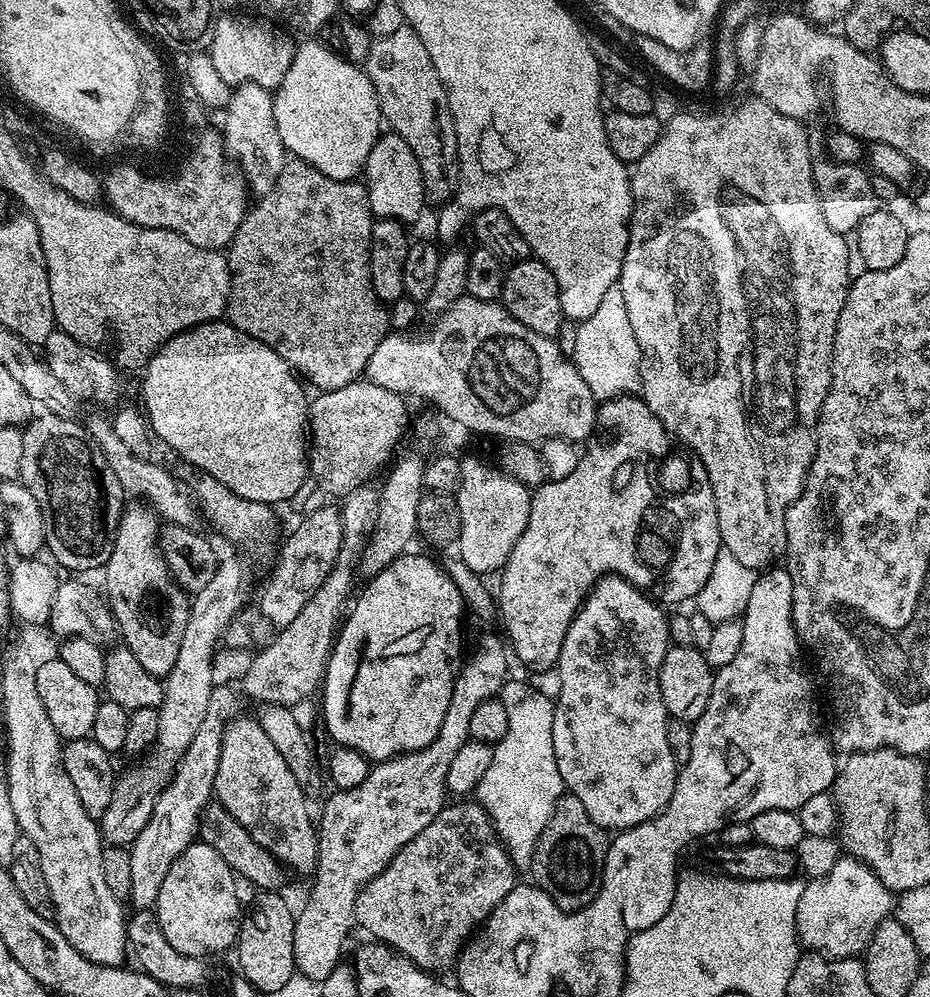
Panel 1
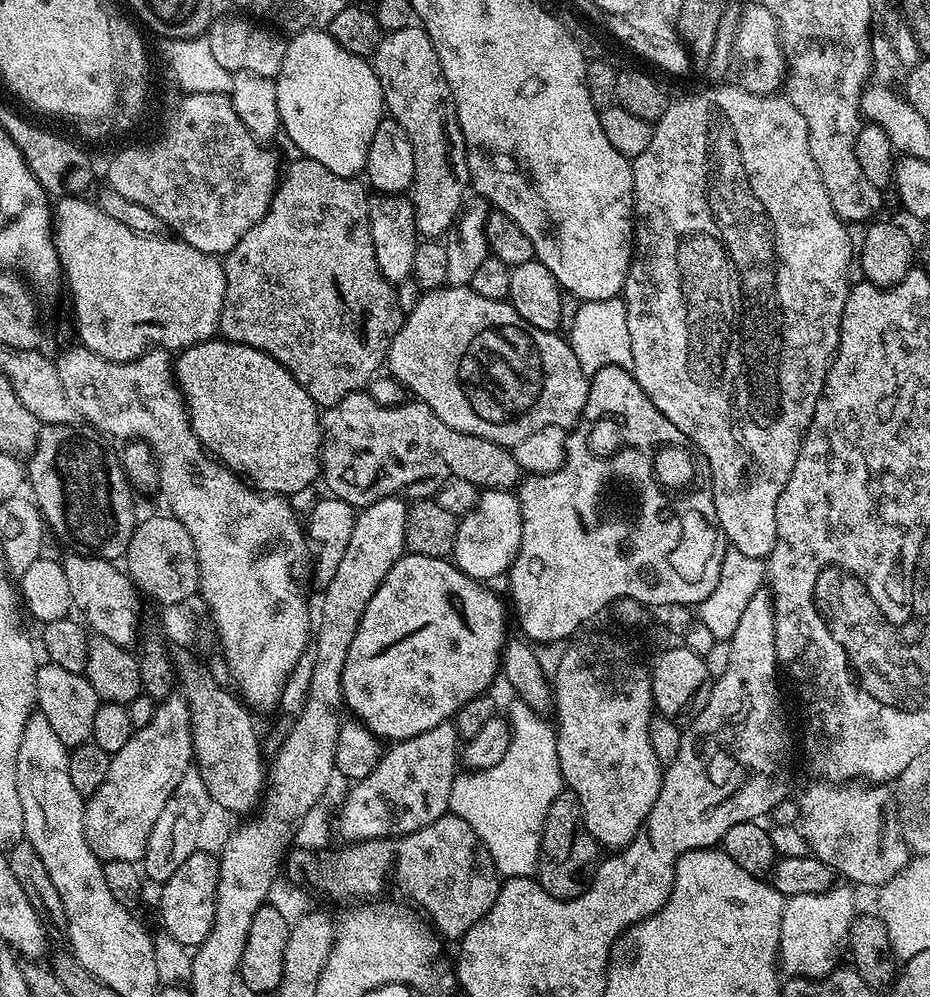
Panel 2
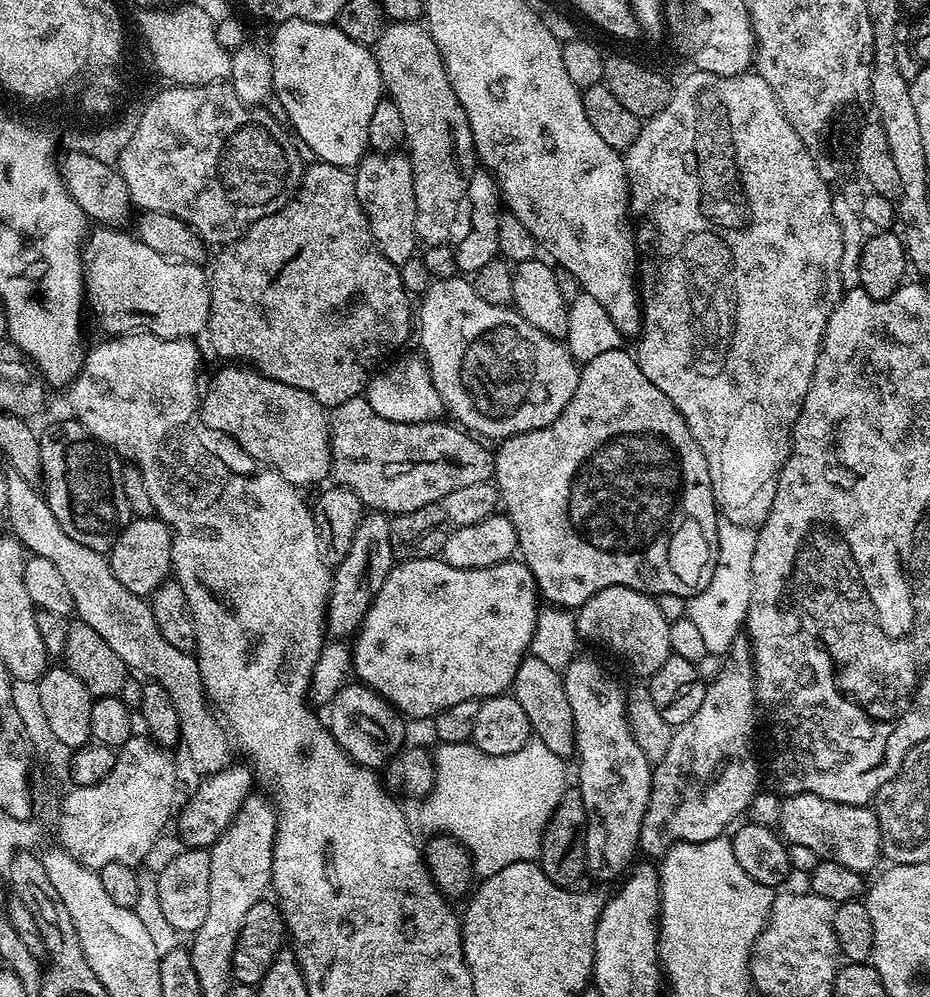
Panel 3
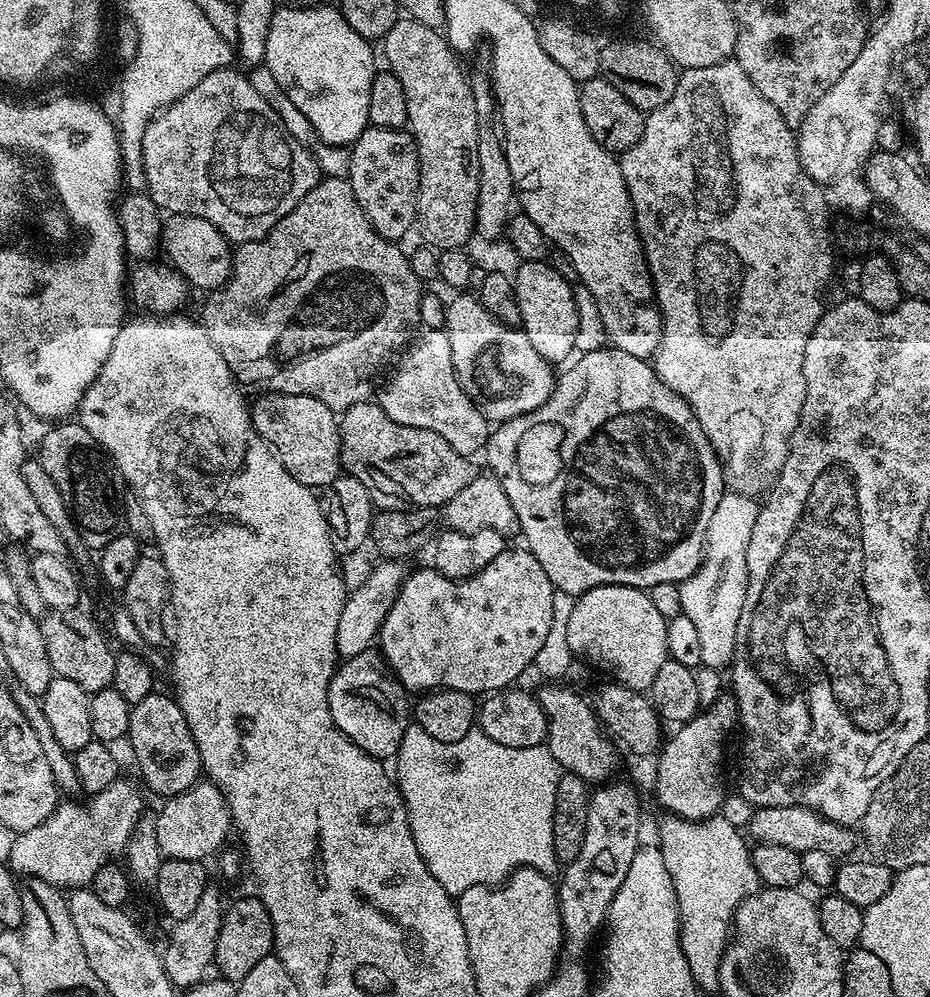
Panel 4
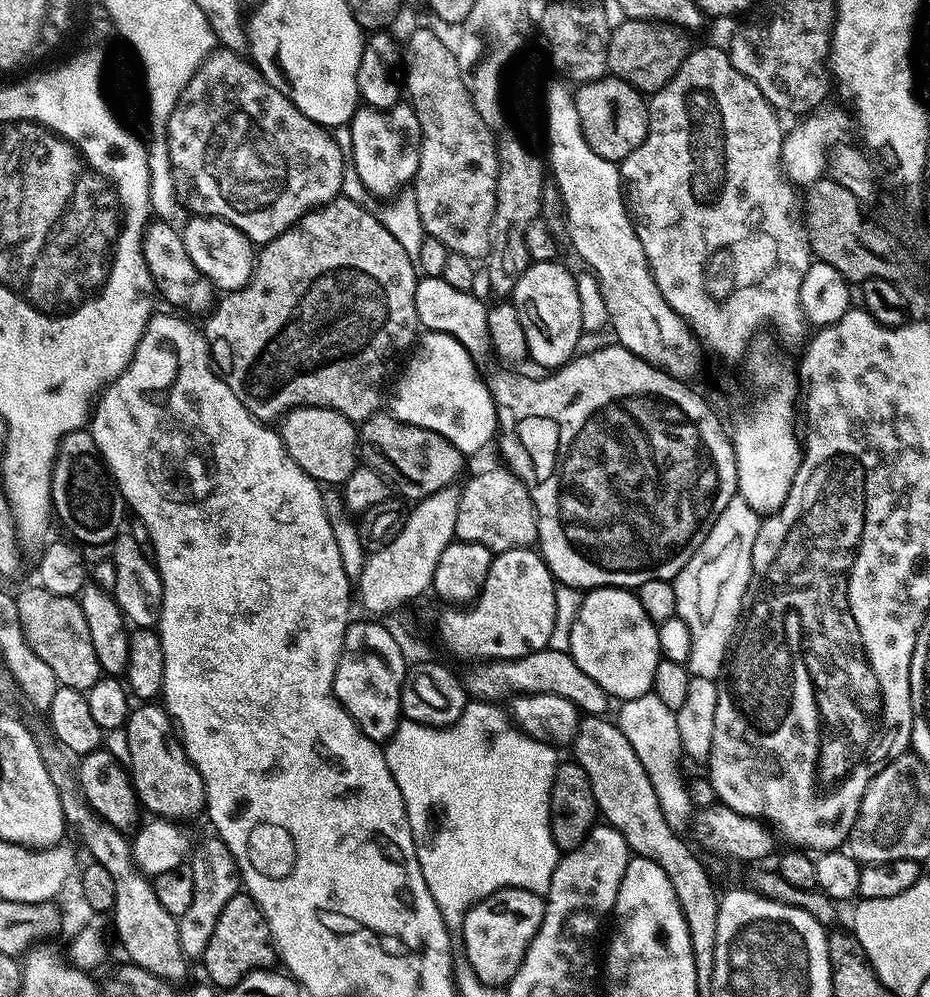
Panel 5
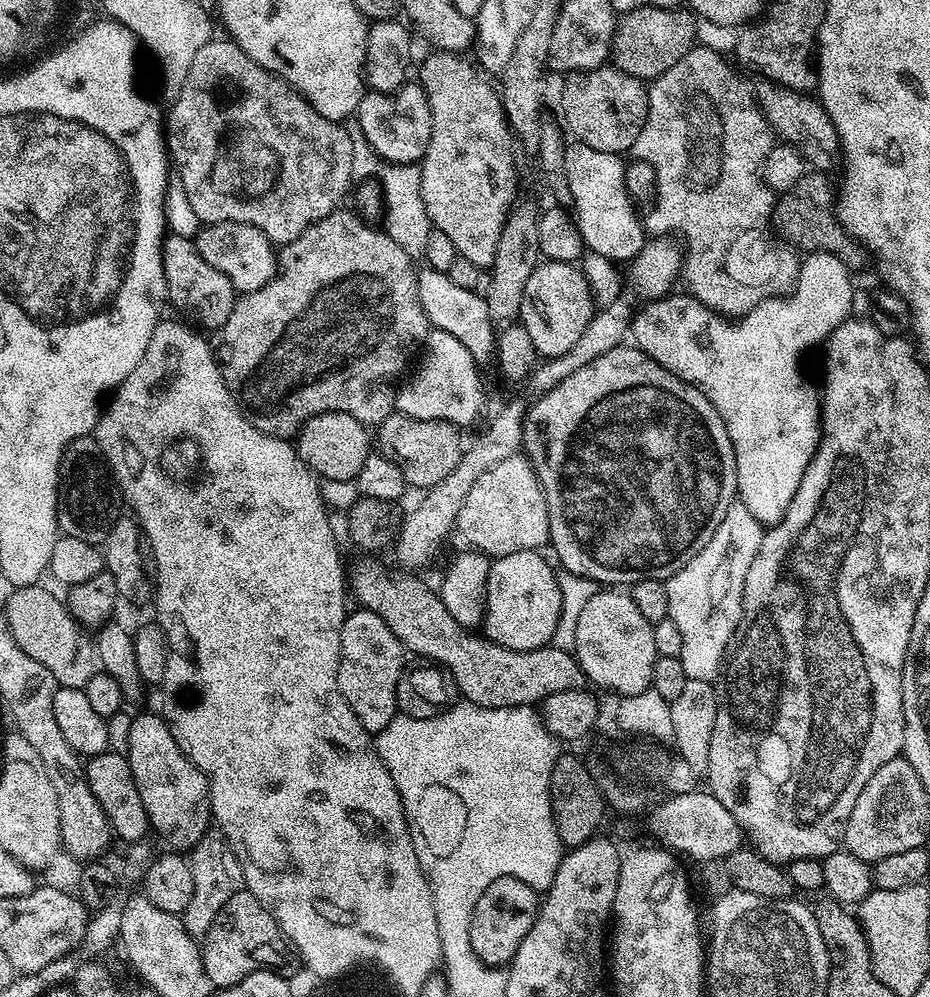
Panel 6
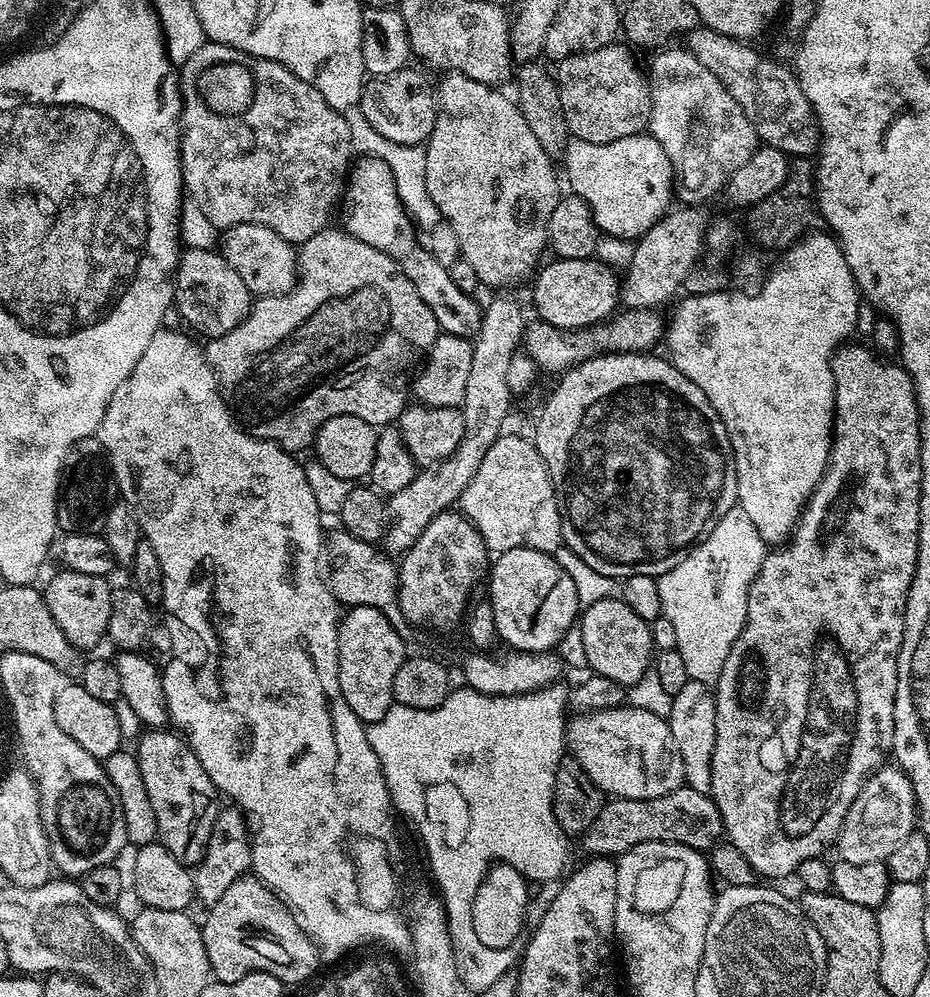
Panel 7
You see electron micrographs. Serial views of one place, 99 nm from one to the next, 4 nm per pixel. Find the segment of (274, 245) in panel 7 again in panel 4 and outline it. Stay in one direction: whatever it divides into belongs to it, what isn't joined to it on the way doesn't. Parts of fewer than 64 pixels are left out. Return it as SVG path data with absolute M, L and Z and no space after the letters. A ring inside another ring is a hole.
M178 212L163 221L159 234L163 251L168 251L168 256L172 259L171 267L179 272L193 289L215 290L224 287L232 274L234 248L213 224L206 222L204 218L194 218L190 214Z

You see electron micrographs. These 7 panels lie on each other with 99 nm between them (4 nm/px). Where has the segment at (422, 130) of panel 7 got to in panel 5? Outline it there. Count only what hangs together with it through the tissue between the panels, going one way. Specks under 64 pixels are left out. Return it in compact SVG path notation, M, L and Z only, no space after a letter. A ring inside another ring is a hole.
M401 102L395 108L385 109L357 107L350 121L350 131L350 164L356 168L365 193L392 198L415 181L420 161L420 123L416 111L407 103Z

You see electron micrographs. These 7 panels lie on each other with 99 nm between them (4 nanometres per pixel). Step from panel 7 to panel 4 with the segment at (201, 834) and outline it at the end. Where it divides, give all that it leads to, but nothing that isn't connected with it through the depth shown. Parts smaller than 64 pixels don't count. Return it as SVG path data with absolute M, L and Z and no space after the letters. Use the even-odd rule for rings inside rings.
M153 690L148 697L132 705L126 744L136 755L140 776L149 790L161 798L181 795L194 787L202 776L198 746L186 726L179 702L171 695Z

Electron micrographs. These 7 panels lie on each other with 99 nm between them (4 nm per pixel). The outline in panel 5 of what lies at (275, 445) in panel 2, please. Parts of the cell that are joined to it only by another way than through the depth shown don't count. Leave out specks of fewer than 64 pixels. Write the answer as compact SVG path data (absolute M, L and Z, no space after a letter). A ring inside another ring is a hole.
M294 408L284 413L278 431L290 458L321 486L342 486L358 466L358 428L329 408Z

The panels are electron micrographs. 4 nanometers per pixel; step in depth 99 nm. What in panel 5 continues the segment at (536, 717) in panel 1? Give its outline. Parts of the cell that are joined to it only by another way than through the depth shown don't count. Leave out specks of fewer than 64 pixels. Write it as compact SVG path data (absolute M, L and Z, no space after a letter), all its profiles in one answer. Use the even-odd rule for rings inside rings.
M473 699L464 708L464 713L456 719L456 723L449 724L446 728L431 728L413 720L401 719L399 726L396 727L396 733L387 741L384 748L386 766L390 766L390 774L394 774L394 782L398 782L398 790L402 790L402 798L418 854L418 866L422 866L422 878L426 878L426 886L430 886L430 894L434 894L434 902L438 902L438 910L444 916L449 930L463 929L465 912L479 900L485 900L500 888L528 888L531 892L548 893L550 878L556 869L558 849L552 840L550 830L550 790L558 763L557 749L553 745L543 744L530 738L525 732L513 726L505 709L503 712L500 708L503 707L492 702Z

